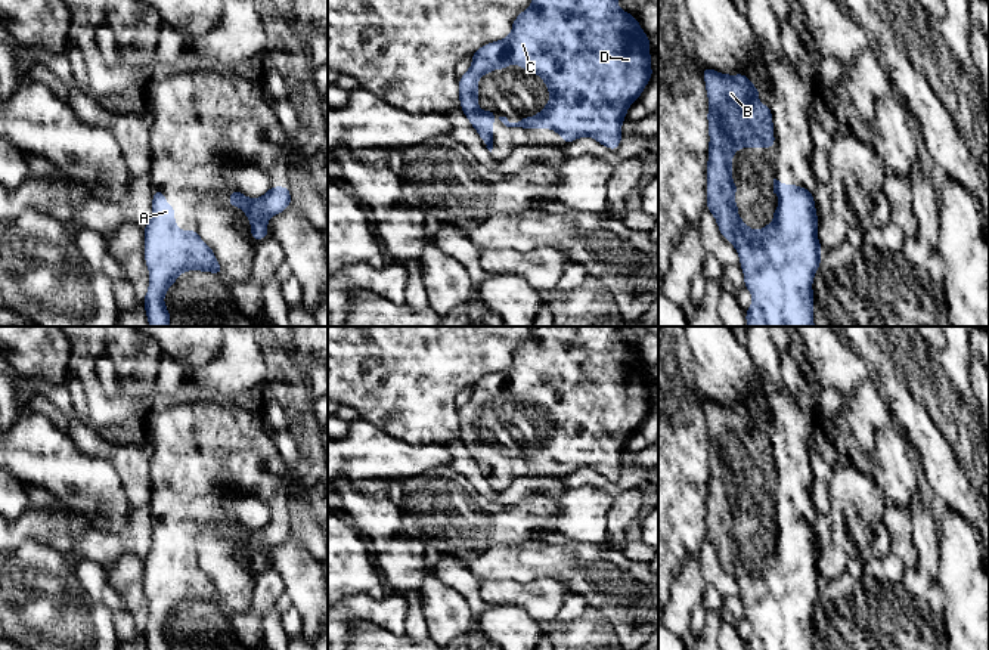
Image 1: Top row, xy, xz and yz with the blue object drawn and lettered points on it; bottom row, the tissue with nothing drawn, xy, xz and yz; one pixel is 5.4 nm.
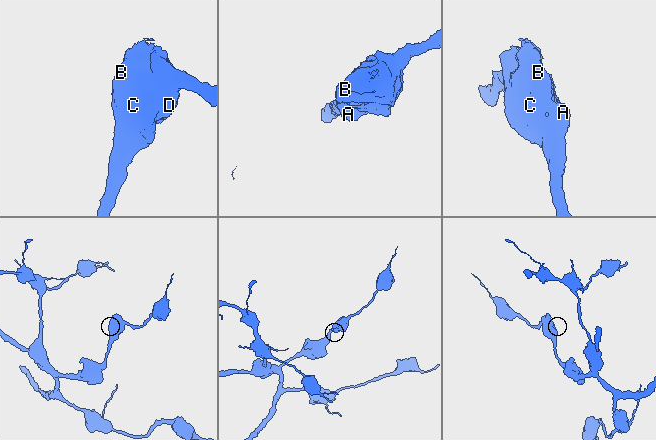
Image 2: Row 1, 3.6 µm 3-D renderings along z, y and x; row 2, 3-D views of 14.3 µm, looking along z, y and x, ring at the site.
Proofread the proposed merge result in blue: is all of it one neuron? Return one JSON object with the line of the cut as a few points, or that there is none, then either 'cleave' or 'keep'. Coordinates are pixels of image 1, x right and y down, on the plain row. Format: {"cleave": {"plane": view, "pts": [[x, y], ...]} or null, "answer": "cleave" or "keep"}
{"cleave": null, "answer": "keep"}

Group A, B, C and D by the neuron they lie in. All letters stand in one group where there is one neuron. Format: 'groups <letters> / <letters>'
groups A B C D

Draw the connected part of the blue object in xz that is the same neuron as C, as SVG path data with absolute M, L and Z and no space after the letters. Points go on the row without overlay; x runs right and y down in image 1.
M534 326L531 335L514 350L506 369L484 375L472 384L469 400L459 408L459 433L469 455L490 483L494 471L493 449L497 446L494 442L478 440L478 408L489 406L492 400L506 400L509 394L518 394L521 400L542 406L543 415L549 420L549 434L536 448L523 448L518 454L497 448L506 458L551 459L562 468L564 476L589 467L611 482L618 479L627 440L639 430L654 402L651 400L649 368L635 346L618 338L617 329L618 326Z

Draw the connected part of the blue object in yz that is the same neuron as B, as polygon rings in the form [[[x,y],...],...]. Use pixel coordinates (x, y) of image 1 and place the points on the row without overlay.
[[[709,397],[703,399],[709,428],[709,490],[707,490],[707,536],[714,547],[722,567],[729,572],[744,603],[744,618],[753,632],[745,650],[813,650],[815,603],[819,601],[822,578],[818,572],[818,545],[812,520],[784,516],[773,510],[773,524],[779,536],[773,541],[773,554],[751,561],[738,548],[738,535],[732,527],[738,517],[732,513],[732,486],[740,479],[773,479],[773,452],[769,436],[759,436],[762,427],[745,405],[728,406]]]

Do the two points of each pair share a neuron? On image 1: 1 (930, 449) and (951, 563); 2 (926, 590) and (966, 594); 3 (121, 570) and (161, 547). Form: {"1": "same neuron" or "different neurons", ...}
{"1": "different neurons", "2": "different neurons", "3": "different neurons"}

